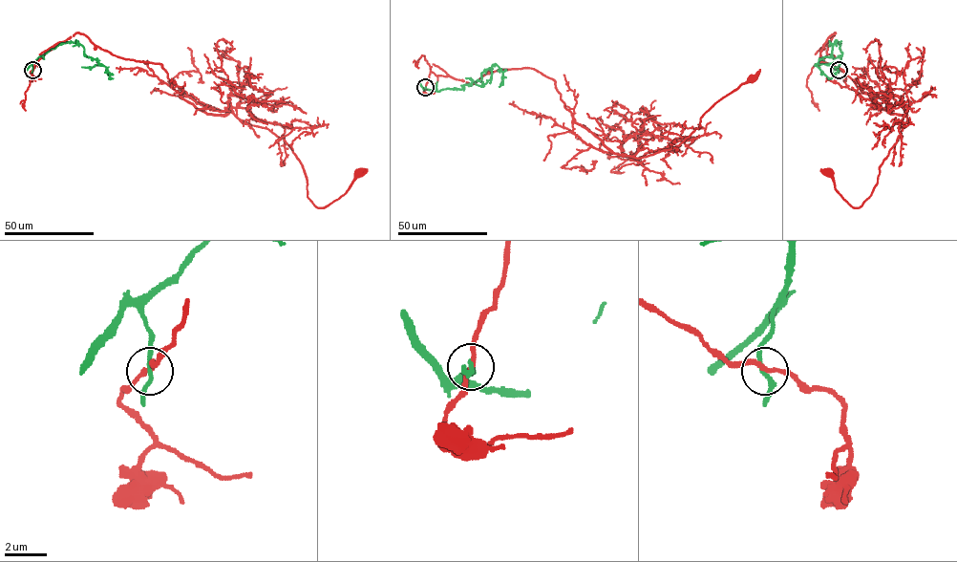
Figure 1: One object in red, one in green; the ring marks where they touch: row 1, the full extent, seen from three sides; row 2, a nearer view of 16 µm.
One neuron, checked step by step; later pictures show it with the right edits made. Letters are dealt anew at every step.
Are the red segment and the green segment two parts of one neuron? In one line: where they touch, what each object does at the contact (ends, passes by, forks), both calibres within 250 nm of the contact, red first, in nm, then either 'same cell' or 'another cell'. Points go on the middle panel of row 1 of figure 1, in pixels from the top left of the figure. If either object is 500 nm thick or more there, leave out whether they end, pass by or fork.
at (425, 87); red passes by; green passes by; 200 nm thick on the red side, 190 nm on the other; another cell

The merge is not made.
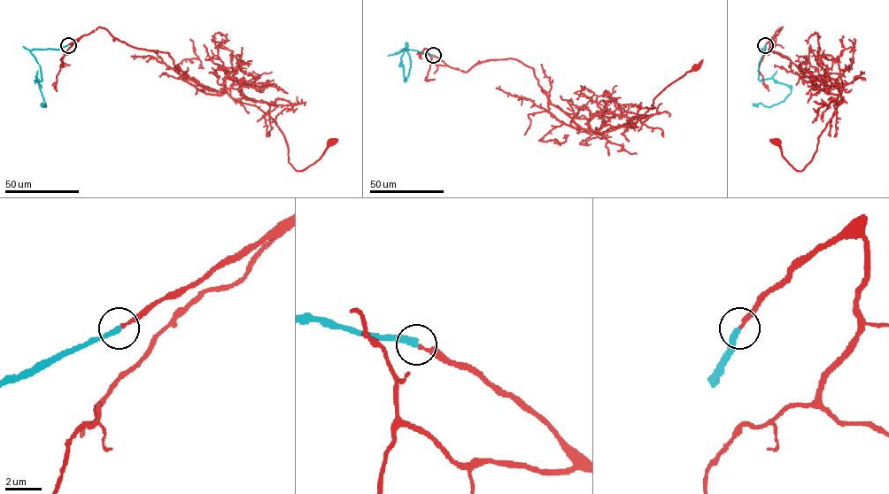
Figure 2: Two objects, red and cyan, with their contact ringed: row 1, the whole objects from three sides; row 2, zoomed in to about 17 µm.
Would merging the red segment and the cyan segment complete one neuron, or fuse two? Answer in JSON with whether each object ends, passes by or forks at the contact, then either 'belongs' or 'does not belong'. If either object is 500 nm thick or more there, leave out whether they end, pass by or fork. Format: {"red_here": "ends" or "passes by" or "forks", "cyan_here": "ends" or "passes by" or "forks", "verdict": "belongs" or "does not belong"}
{"red_here": "ends", "cyan_here": "ends", "verdict": "belongs"}

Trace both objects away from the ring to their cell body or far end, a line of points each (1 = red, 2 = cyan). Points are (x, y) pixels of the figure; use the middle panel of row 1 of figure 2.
1: (433, 55), (467, 72), (516, 59), (534, 70), (552, 104), (600, 133), (635, 122), (695, 67)
2: (433, 55), (413, 50), (395, 53), (406, 48), (401, 57), (405, 81), (411, 61), (405, 42)

